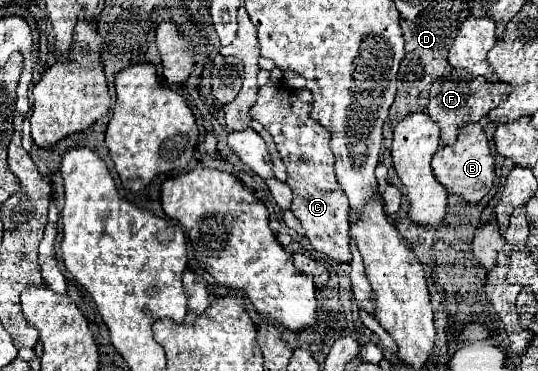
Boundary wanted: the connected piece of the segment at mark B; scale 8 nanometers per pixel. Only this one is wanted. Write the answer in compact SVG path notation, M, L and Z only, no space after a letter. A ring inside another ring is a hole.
M466 124L458 132L458 138L452 146L440 148L432 158L432 170L438 182L446 188L450 194L462 196L468 204L476 204L482 200L482 196L488 194L488 190L494 184L494 154L488 148L488 140L484 136L482 124Z

